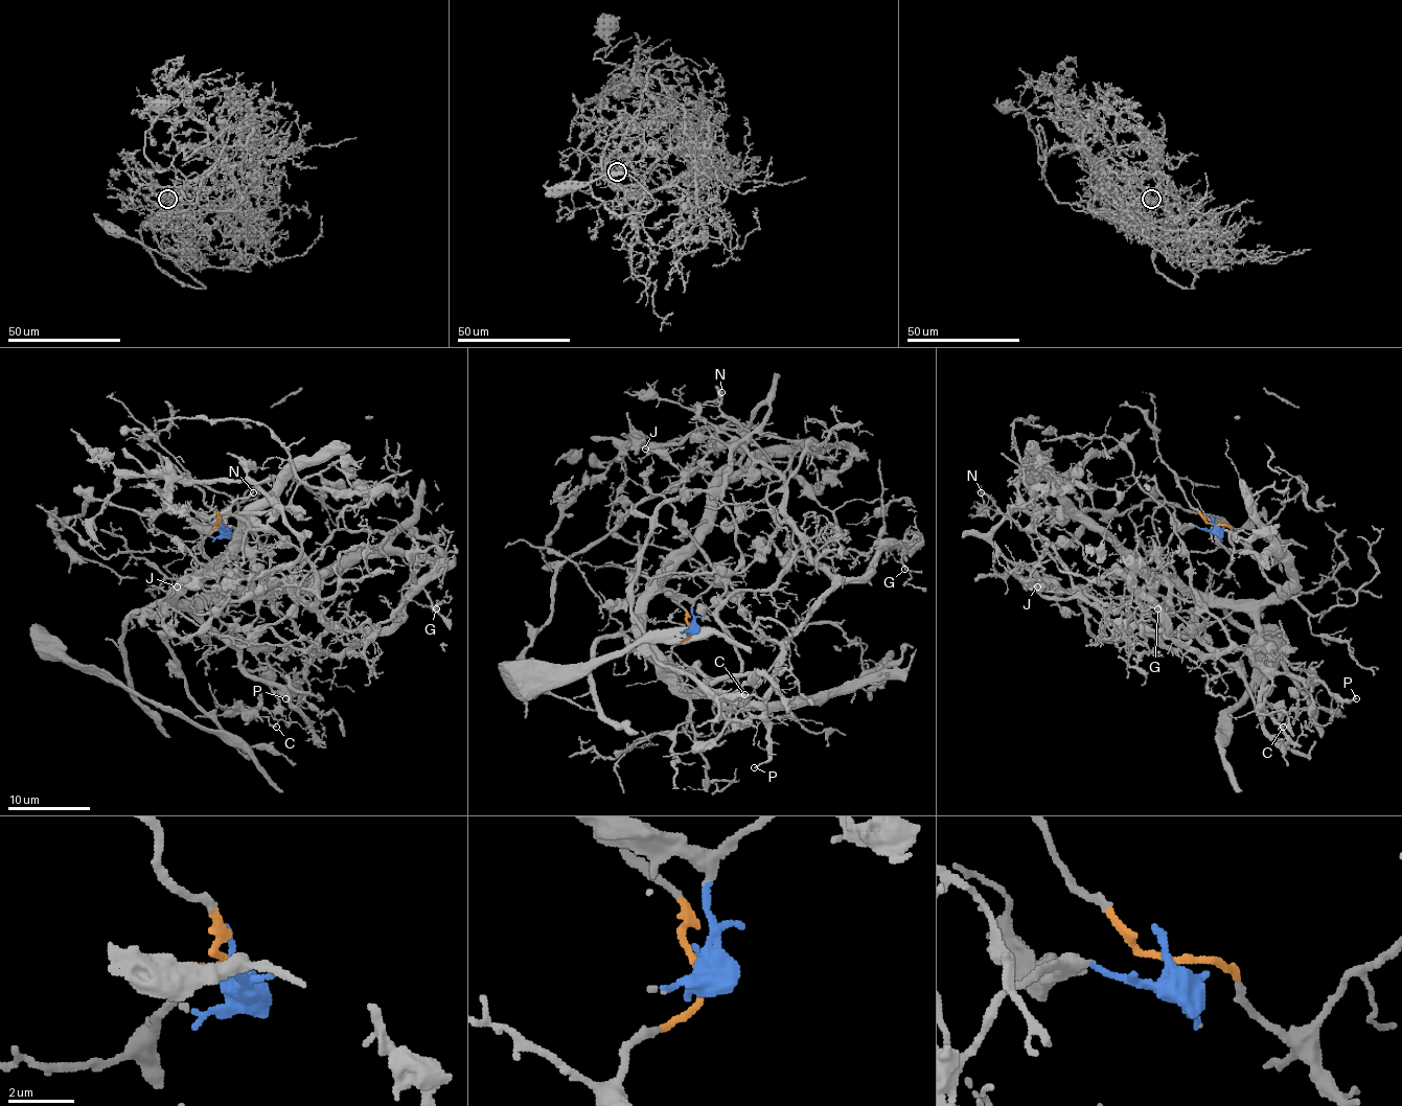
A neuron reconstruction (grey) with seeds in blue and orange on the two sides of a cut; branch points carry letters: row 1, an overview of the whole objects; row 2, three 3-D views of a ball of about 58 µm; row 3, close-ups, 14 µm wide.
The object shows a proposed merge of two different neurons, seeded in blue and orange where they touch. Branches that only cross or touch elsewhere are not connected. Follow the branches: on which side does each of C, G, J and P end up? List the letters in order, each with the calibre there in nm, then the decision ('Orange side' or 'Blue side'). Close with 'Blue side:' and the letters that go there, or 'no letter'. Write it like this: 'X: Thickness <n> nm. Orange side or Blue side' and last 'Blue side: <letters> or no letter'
C: Thickness 110 nm. Blue side
G: Thickness 120 nm. Blue side
J: Thickness 130 nm. Blue side
P: Thickness 160 nm. Blue side
Blue side: C, G, J, P

